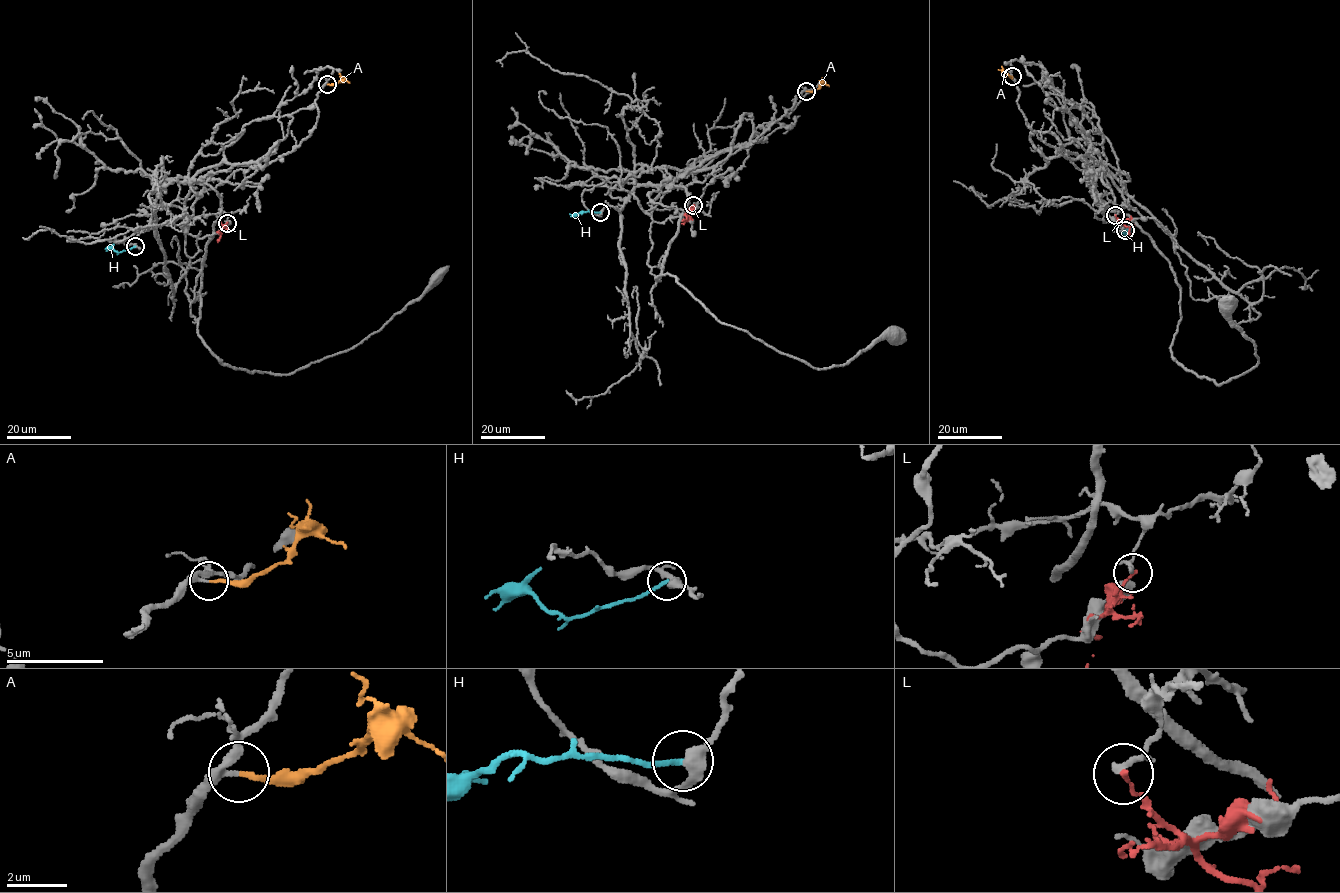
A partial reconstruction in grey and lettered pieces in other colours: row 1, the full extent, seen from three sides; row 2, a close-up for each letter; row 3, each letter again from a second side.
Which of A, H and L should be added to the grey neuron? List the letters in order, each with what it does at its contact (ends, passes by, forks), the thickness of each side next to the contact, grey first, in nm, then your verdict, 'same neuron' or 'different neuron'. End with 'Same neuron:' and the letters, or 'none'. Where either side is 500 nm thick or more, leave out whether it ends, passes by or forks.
A: it ends there; 200 nm thick on the grey side, 140 nm on the other; same neuron
H: it ends there; 380 nm thick on the grey side, 170 nm on the other; different neuron
L: it ends there; 160 nm thick on the grey side, 130 nm on the other; different neuron
Same neuron: A

